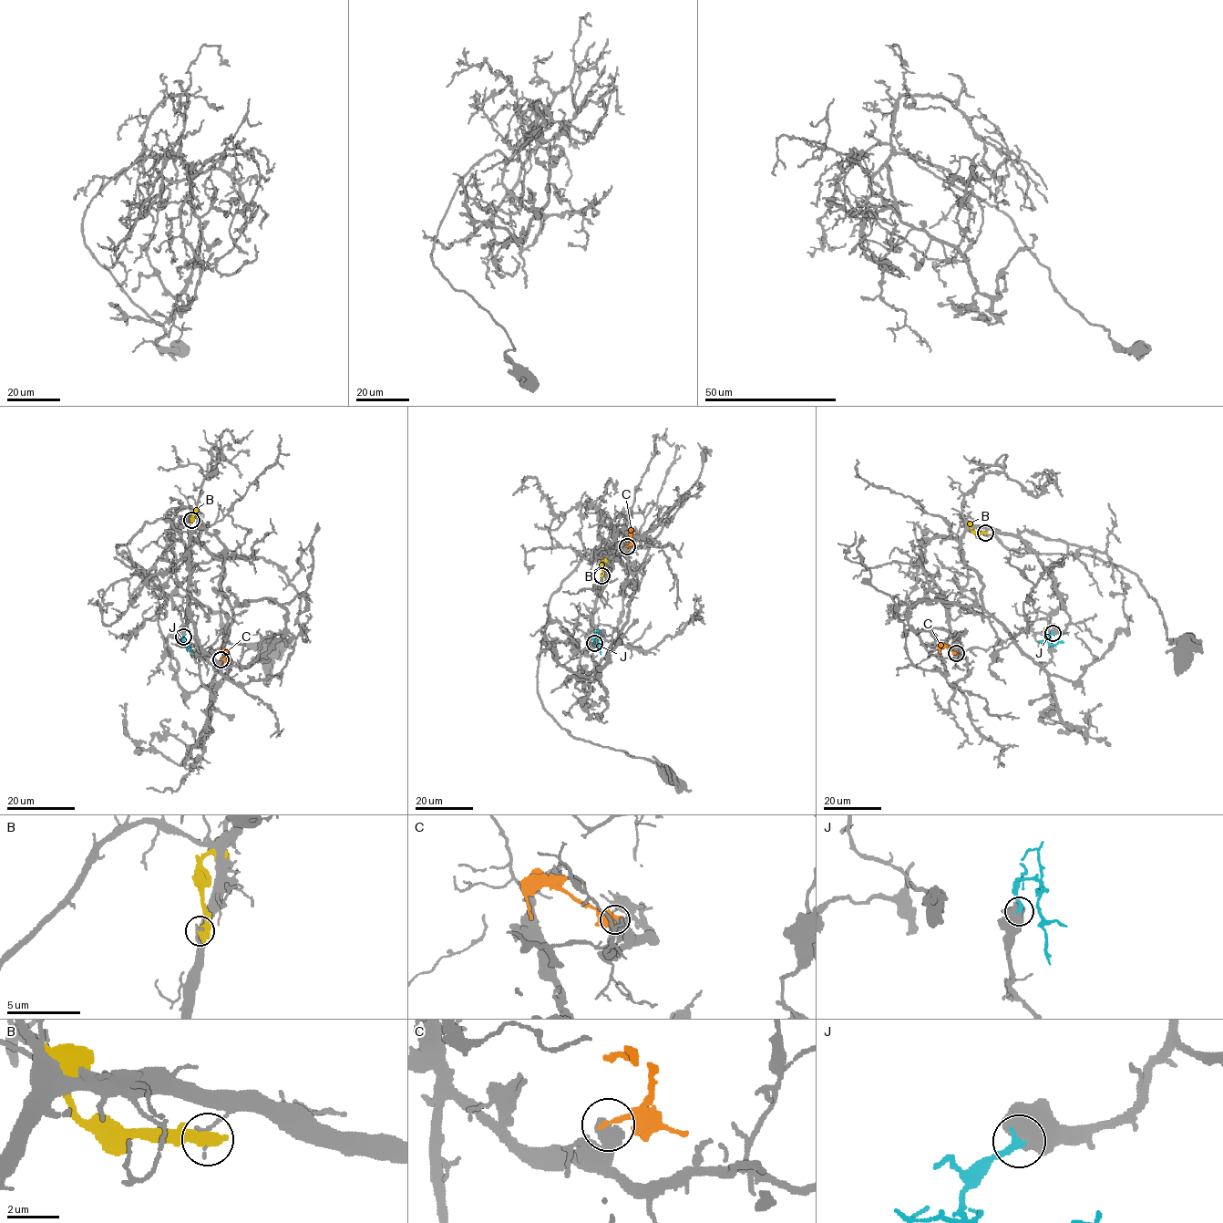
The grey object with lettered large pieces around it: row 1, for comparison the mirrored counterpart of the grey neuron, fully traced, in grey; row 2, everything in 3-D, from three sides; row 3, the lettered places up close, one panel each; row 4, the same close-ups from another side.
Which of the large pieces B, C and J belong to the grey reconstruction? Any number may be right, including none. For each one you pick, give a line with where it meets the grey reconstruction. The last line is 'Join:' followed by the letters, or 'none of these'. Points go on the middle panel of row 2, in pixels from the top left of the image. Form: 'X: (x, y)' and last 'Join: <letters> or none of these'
J: (594, 643)
Join: J

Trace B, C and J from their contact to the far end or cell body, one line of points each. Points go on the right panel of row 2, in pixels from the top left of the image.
B: (985, 533), (973, 532), (967, 522)
C: (956, 653), (945, 647), (939, 647), (940, 653)
J: (1053, 633), (1047, 638), (1050, 644), (1063, 642)

